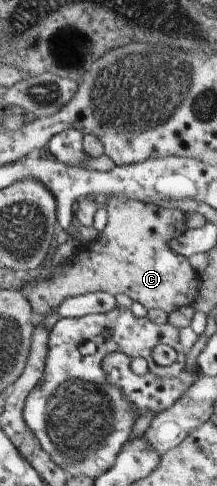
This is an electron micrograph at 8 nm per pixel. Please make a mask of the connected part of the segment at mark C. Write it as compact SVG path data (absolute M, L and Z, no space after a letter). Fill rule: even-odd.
M108 194L110 199L104 205L108 212L108 222L99 233L98 239L87 246L79 248L72 258L66 258L52 273L50 279L22 282L22 289L30 302L36 322L44 320L56 313L59 305L66 298L89 294L90 292L108 292L113 296L127 295L133 301L138 301L146 309L162 309L171 314L175 309L192 306L199 292L200 275L192 267L189 258L176 253L169 244L172 238L177 238L187 230L188 214L179 209L165 209L152 203L143 203L126 199L124 194Z

